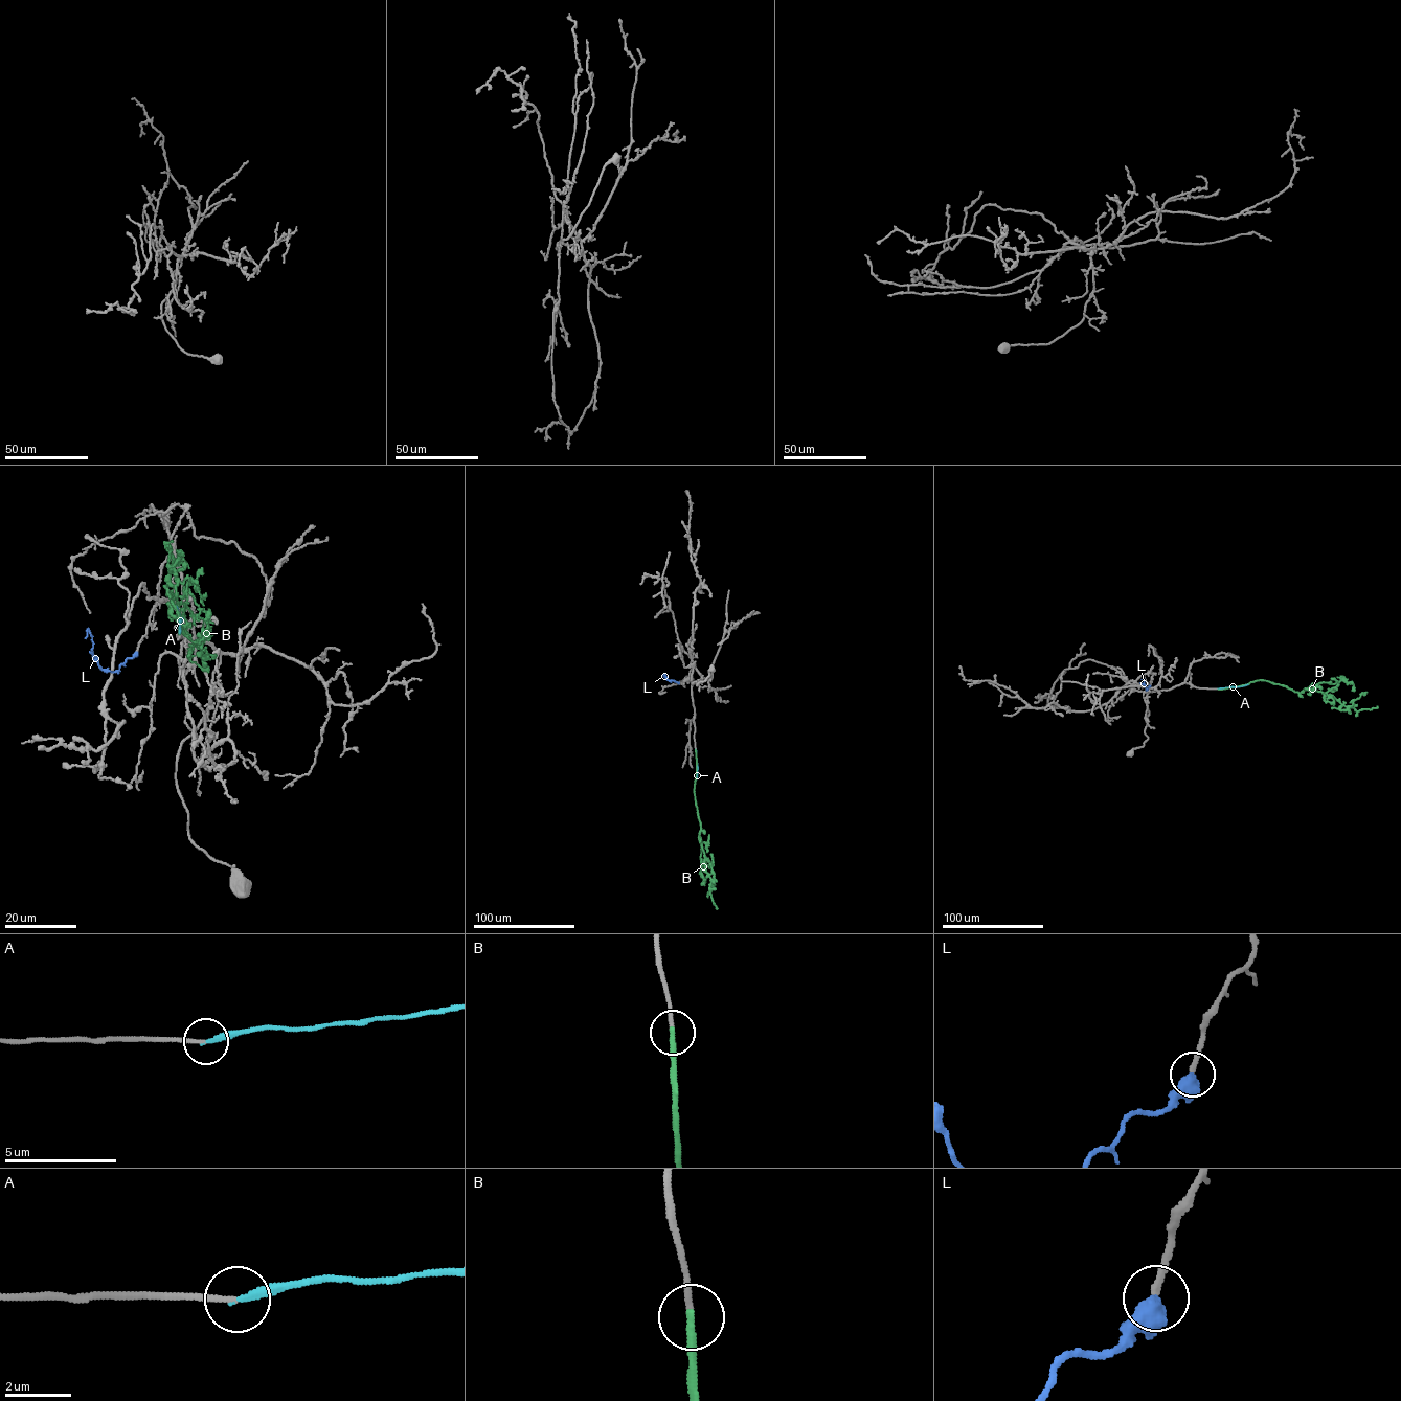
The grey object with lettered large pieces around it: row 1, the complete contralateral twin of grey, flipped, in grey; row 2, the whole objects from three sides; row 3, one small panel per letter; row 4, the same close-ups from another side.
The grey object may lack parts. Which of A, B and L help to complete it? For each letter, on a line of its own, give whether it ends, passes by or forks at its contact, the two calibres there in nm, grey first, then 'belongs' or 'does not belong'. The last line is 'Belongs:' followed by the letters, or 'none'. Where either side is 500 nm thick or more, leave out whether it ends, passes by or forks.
A: it ends | 180/200 nm | belongs
B: it ends | 180/280 nm | does not belong
L: it passes by | 200/460 nm | belongs
Belongs: A, L

